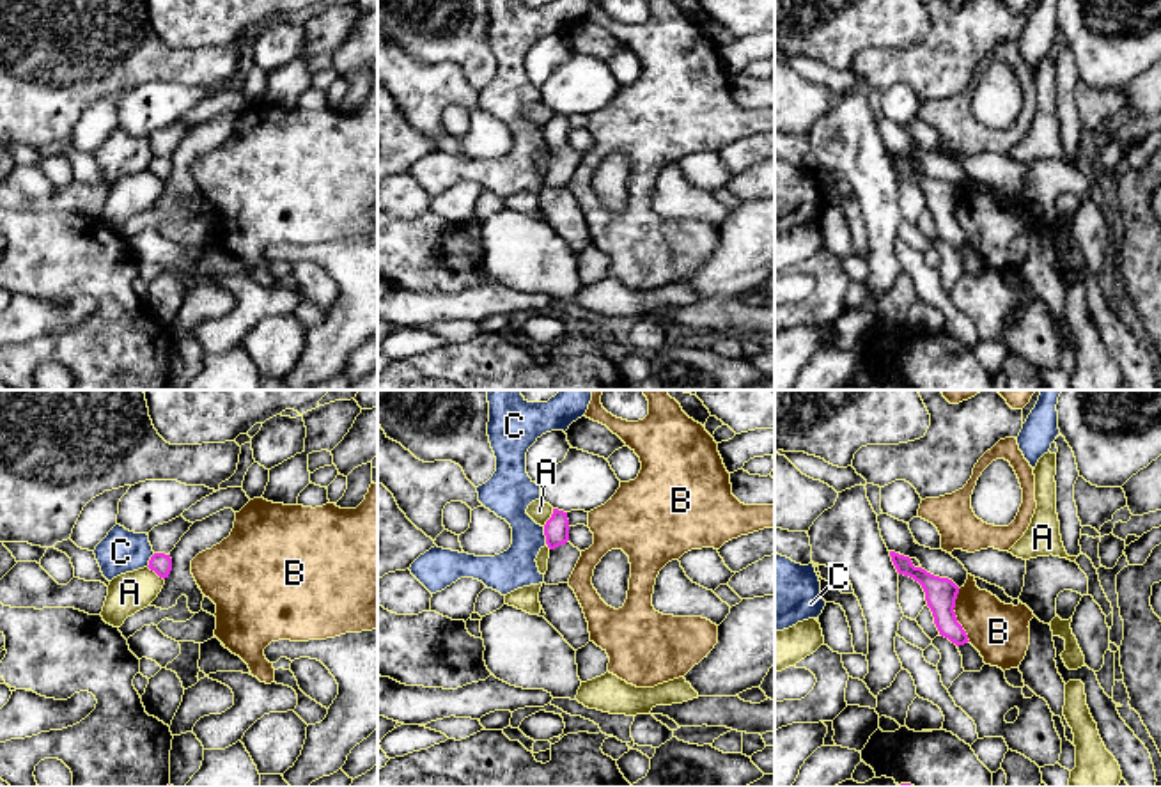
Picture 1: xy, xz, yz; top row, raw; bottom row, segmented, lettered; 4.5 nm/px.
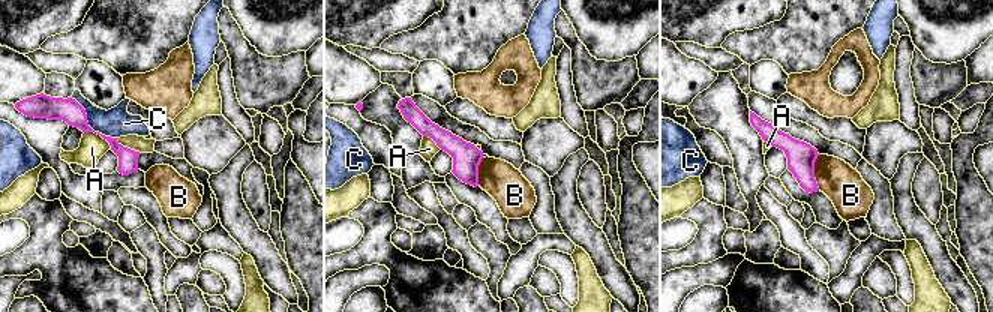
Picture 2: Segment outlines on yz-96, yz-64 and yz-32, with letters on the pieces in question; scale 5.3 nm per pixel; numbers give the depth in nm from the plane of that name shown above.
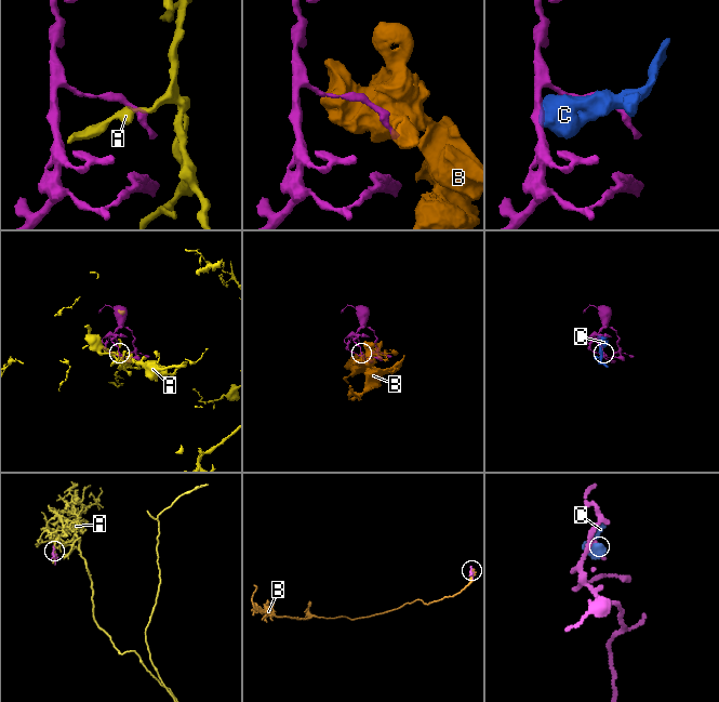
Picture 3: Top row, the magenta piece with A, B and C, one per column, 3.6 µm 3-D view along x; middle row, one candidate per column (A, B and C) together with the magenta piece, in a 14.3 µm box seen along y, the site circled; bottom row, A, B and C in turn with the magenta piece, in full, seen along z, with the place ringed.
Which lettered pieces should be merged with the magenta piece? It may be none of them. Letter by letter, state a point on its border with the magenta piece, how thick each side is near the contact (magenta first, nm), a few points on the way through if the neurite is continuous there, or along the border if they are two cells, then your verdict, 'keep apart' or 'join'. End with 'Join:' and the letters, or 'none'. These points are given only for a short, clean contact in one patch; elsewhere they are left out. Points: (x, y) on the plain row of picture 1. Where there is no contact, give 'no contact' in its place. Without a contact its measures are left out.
A: contact xy (156, 176); calibres 100 and 180 nm; border xy (148, 169), (163, 183); keep apart
B: contact yz (954, 218); calibres 140 and 260 nm; keep apart
C: contact xz (545, 137); calibres 110 and 220 nm; keep apart
Join: none

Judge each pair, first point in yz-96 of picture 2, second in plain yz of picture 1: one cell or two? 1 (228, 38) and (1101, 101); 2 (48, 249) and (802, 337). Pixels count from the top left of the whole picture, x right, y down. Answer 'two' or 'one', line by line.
1: one
2: two

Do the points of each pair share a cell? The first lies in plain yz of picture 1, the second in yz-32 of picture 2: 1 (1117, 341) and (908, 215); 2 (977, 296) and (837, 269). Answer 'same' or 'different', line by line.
1: same
2: same

